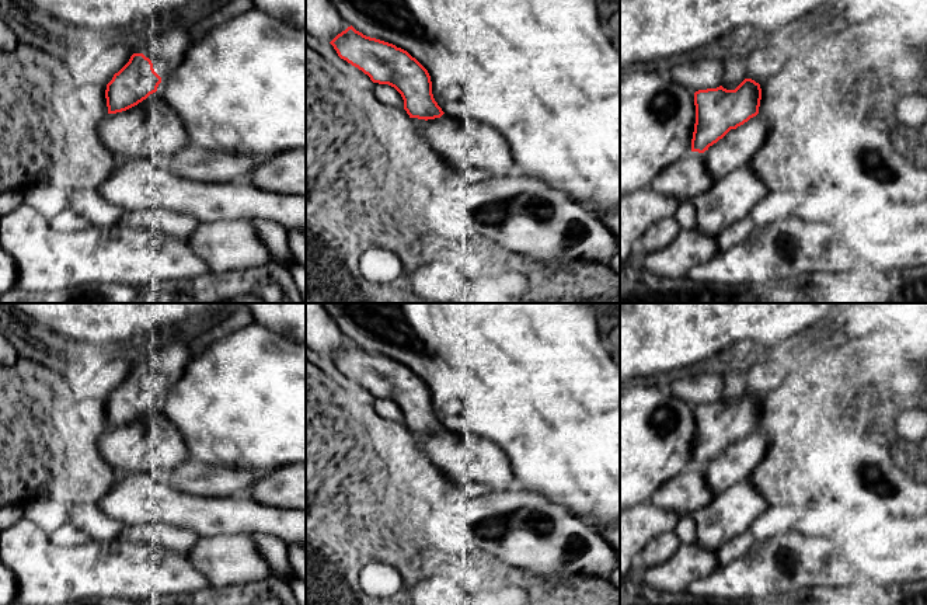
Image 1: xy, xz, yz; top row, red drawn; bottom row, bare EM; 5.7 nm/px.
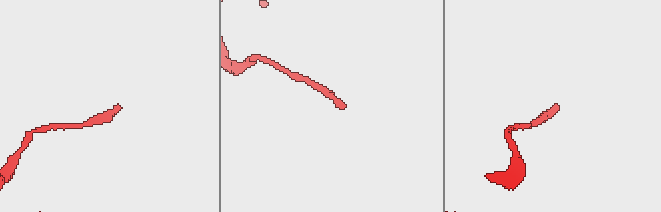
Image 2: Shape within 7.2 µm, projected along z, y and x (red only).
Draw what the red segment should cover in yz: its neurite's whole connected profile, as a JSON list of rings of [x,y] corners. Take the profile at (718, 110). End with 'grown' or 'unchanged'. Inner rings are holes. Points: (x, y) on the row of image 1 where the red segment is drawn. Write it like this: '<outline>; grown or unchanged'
[[[745,79],[735,90],[719,86],[696,91],[696,124],[691,152],[665,167],[651,187],[663,195],[687,201],[705,192],[714,182],[733,170],[747,166],[764,145],[770,131],[769,122],[757,115],[760,100],[760,84],[752,79]]]; grown

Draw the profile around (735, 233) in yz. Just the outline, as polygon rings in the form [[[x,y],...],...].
[[[746,216],[729,225],[717,236],[718,251],[729,250],[733,246],[742,243],[752,233],[755,227],[756,226],[750,219],[750,216]]]

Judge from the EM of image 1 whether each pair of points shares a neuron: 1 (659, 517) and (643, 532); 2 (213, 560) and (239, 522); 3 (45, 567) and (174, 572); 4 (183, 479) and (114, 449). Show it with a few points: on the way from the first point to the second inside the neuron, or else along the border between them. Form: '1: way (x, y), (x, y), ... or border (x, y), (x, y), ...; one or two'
1: way (655, 521), (647, 528); one
2: border (248, 535), (219, 534), (201, 538); two
3: way (77, 572), (142, 572); one
4: way (170, 461), (159, 449), (132, 449); one

